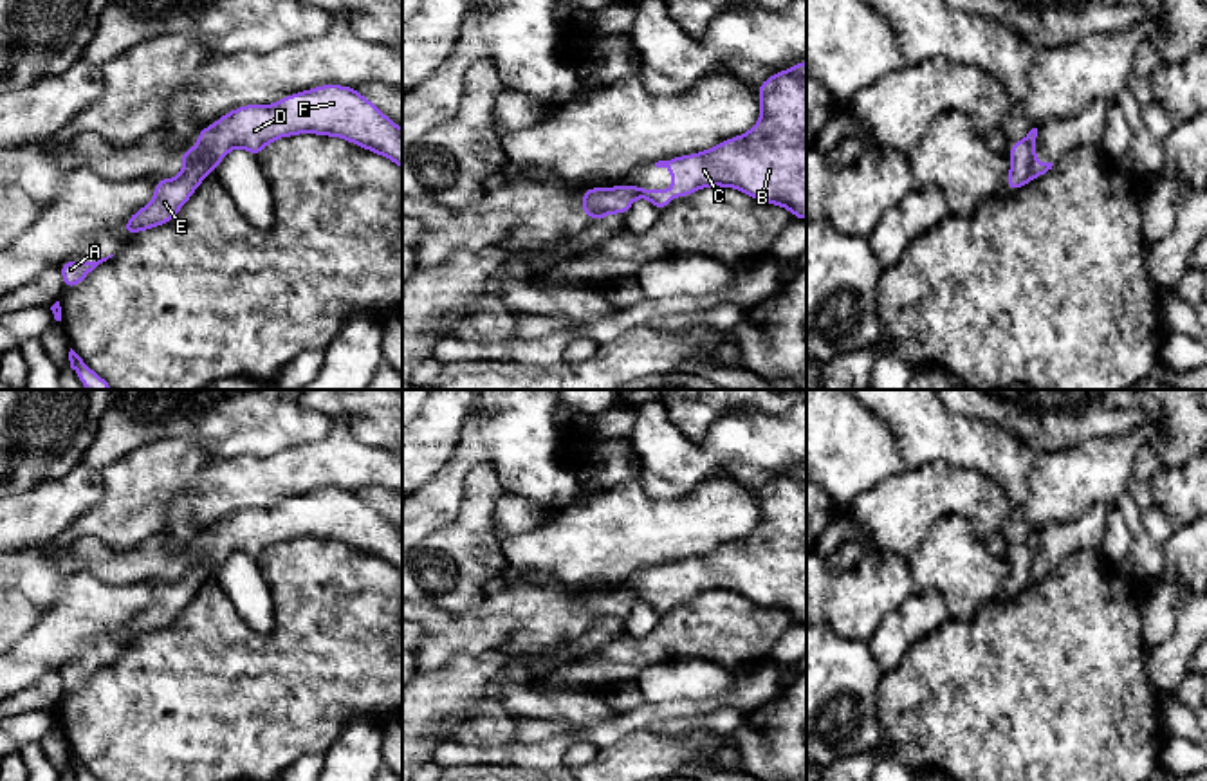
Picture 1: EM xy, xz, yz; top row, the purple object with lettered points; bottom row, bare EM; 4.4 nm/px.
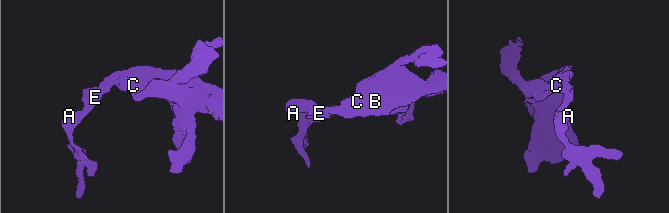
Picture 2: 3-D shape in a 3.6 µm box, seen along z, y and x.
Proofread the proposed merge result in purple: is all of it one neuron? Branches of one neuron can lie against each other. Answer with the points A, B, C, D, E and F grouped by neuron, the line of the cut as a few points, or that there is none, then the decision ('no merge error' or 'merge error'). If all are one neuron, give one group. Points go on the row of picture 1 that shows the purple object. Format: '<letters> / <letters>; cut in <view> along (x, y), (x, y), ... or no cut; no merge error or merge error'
A E / B C D F; cut in xy along (213, 166), (208, 159), (193, 159), (184, 168); merge error

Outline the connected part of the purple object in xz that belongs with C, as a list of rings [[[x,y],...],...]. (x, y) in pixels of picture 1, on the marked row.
[[[806,60],[761,81],[758,99],[761,115],[749,132],[711,150],[655,162],[673,173],[671,189],[588,188],[581,197],[585,216],[624,216],[637,197],[662,213],[671,206],[671,195],[678,200],[700,188],[722,186],[806,220]]]

